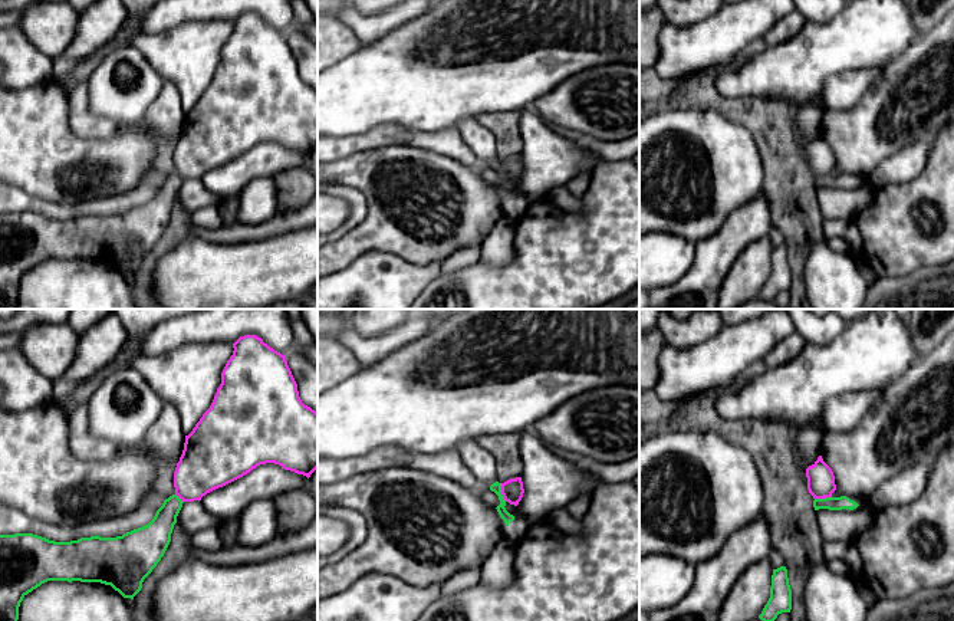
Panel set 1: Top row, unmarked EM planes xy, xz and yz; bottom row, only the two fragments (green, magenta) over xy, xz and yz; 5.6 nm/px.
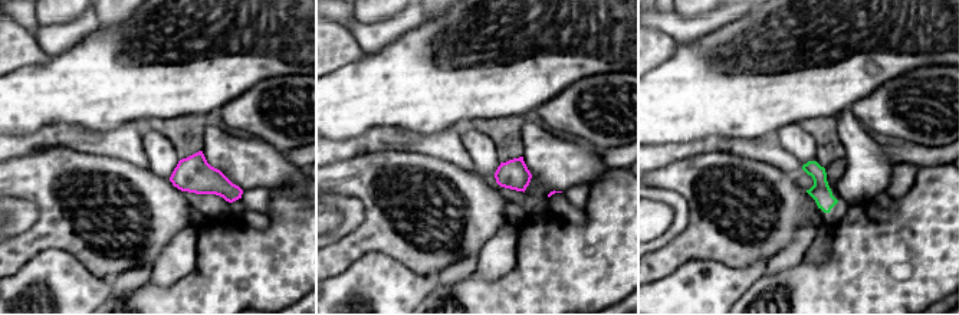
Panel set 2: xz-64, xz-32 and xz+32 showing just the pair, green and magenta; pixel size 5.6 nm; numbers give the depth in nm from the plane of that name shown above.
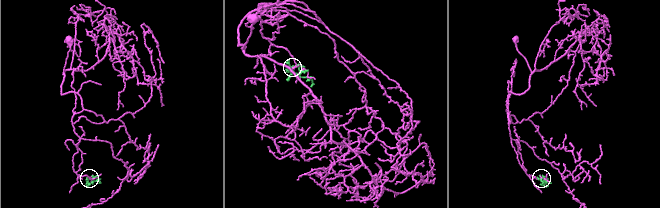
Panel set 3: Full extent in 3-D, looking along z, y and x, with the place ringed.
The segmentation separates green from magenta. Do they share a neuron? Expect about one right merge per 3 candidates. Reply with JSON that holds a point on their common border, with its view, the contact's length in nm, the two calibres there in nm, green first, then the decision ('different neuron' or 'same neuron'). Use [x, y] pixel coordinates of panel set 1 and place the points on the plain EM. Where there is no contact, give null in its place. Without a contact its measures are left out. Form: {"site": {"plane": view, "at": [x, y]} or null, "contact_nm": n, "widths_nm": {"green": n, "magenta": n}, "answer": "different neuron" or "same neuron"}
{"site": {"plane": "xz", "at": [500, 170]}, "contact_nm": 110, "widths_nm": {"green": 60, "magenta": 120}, "answer": "different neuron"}

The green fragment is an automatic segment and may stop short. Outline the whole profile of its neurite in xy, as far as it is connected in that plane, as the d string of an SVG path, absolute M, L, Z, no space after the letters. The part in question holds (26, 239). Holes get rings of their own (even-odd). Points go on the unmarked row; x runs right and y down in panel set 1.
M177 172L170 174L148 203L116 216L55 220L33 211L0 213L0 309L17 309L20 280L47 259L101 260L134 277L164 234L182 181Z

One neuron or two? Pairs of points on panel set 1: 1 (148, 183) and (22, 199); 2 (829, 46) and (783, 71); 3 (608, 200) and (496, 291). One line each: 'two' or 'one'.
1: one
2: one
3: one

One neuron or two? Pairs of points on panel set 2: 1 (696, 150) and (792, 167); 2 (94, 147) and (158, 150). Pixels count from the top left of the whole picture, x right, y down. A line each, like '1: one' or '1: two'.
1: one
2: two

